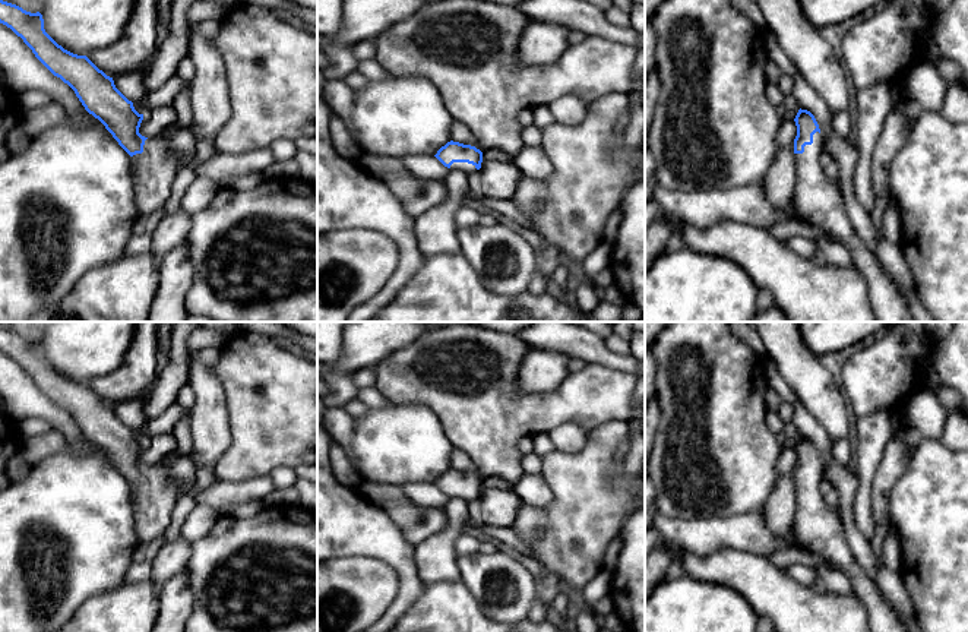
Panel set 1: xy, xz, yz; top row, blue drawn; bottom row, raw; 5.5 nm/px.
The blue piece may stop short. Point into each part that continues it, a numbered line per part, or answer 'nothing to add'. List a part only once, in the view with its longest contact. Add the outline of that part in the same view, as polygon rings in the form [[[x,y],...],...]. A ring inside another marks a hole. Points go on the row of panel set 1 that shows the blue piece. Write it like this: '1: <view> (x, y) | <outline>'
1: yz (819, 201) | [[[816,132],[813,143],[806,145],[803,154],[794,154],[795,187],[791,202],[798,217],[848,249],[854,266],[869,285],[870,301],[879,322],[915,322],[877,255],[870,252],[854,231],[838,183],[822,168],[822,152],[823,139]]]

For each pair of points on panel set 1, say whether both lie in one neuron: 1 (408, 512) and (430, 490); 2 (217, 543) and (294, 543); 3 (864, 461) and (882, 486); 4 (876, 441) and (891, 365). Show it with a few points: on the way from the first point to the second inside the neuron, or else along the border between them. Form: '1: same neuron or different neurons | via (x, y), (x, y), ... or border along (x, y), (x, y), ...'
1: different neurons | border along (407, 496), (421, 506), (443, 509)
2: same neuron | via (236, 543), (275, 543)
3: different neurons | border along (886, 442), (872, 483), (870, 508)
4: different neurons | border along (859, 417), (875, 411), (886, 411), (898, 419)

